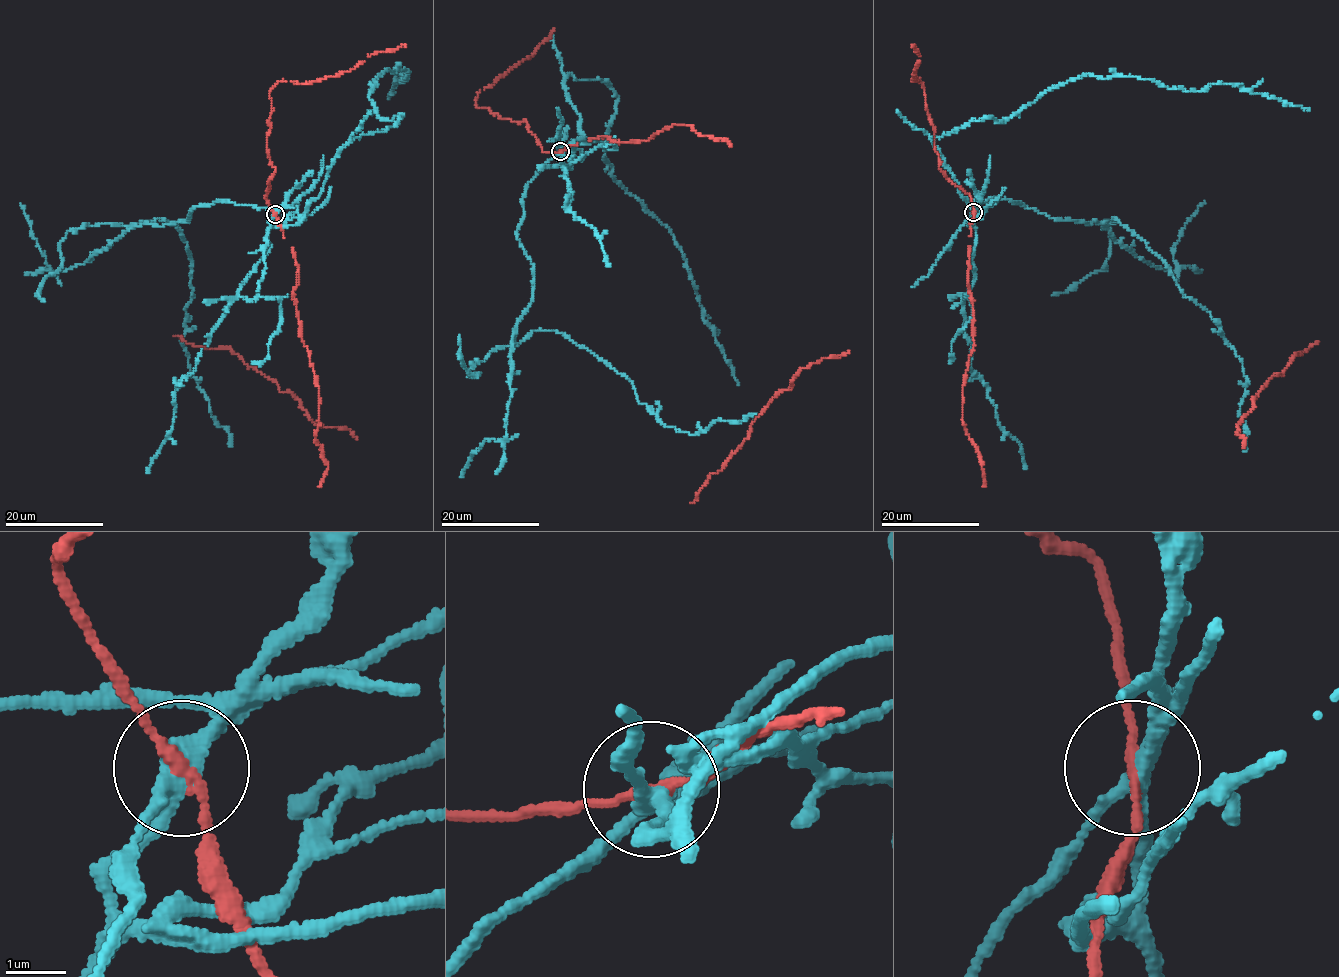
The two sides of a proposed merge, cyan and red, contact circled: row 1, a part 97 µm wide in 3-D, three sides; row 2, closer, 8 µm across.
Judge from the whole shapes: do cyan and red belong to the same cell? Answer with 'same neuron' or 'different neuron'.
different neuron

